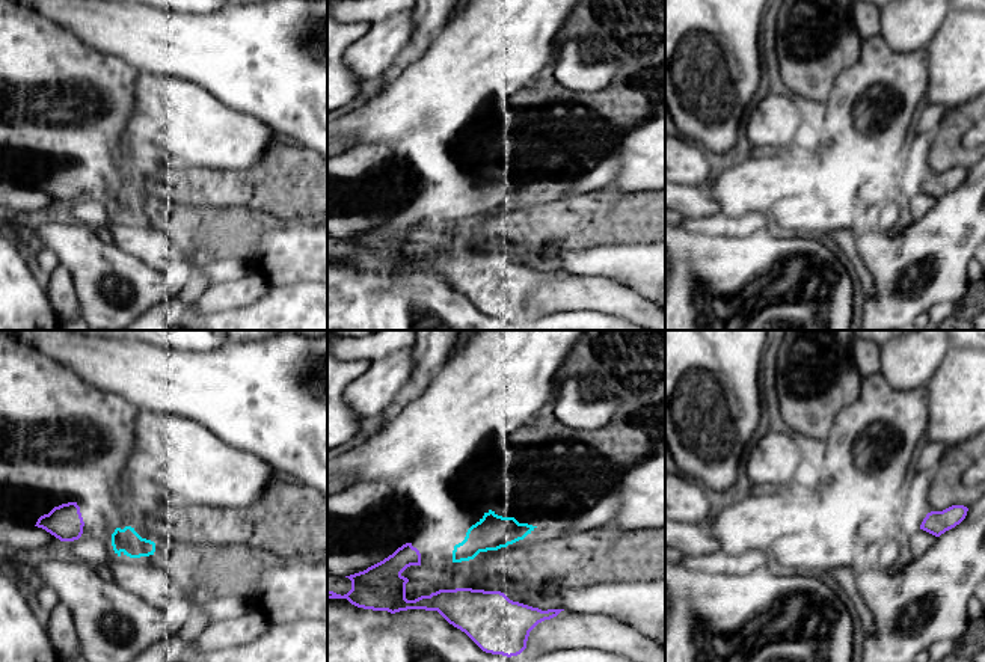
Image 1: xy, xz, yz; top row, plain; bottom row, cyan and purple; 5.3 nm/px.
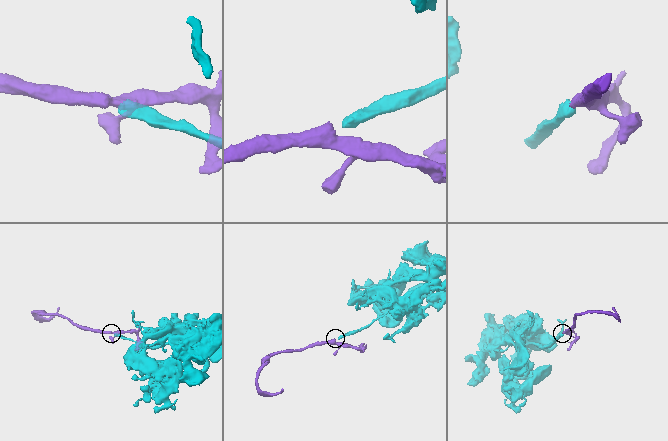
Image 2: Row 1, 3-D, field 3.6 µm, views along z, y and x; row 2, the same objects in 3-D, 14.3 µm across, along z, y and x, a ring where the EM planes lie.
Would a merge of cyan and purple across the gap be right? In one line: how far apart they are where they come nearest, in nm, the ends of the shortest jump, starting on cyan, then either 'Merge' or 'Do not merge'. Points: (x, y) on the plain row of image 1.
Distance 140 nm. Across: xz (456, 223), (456, 251). Merge

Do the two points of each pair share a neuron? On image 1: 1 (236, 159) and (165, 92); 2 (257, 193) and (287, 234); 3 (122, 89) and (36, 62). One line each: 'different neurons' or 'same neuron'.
1: same neuron
2: different neurons
3: same neuron

